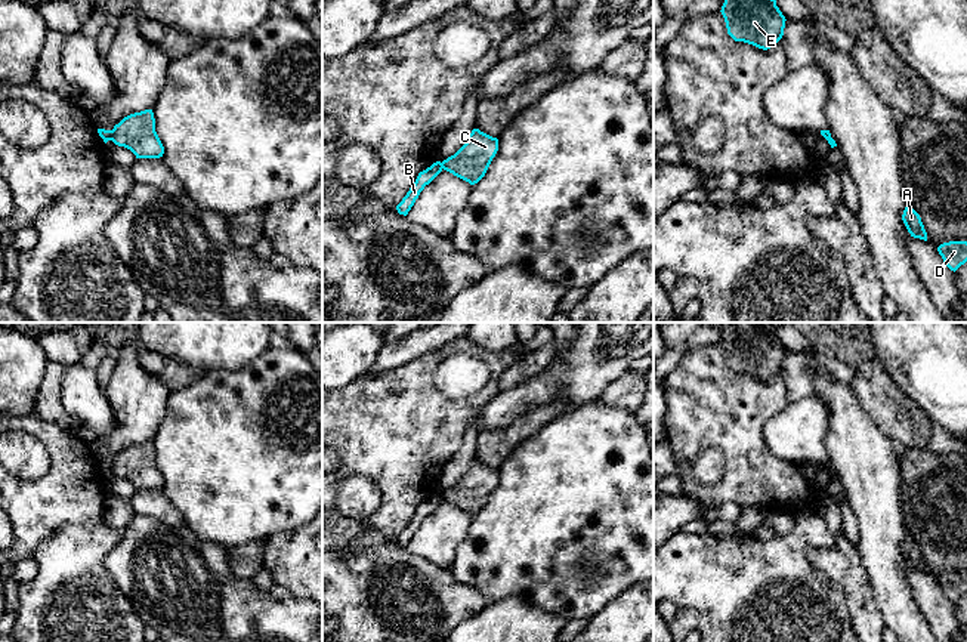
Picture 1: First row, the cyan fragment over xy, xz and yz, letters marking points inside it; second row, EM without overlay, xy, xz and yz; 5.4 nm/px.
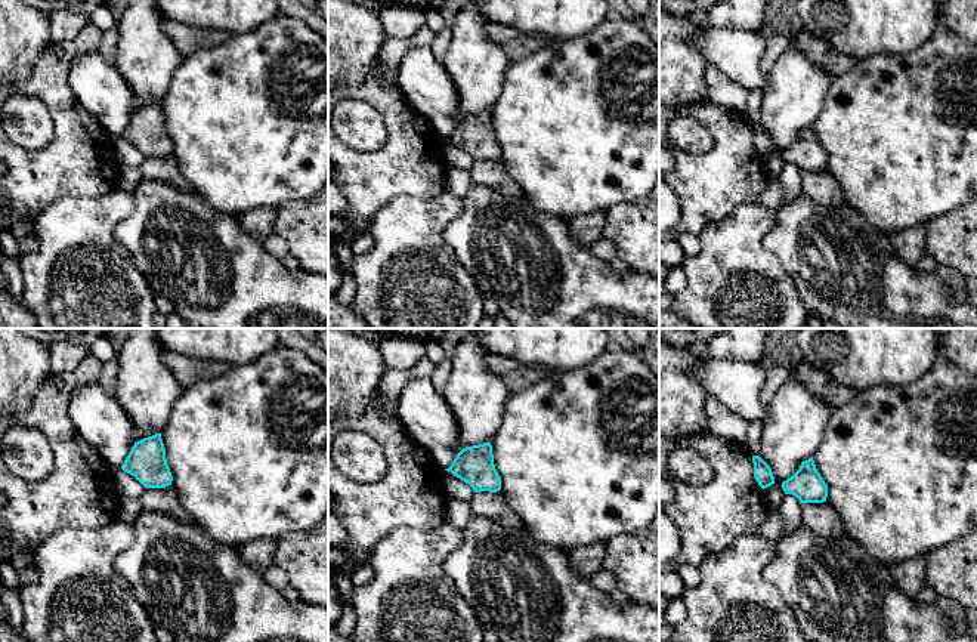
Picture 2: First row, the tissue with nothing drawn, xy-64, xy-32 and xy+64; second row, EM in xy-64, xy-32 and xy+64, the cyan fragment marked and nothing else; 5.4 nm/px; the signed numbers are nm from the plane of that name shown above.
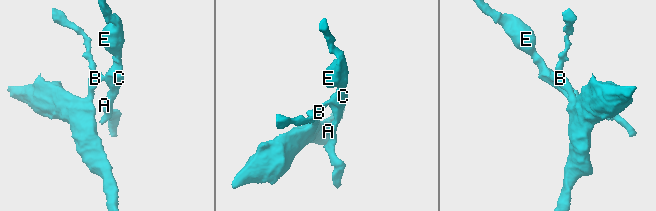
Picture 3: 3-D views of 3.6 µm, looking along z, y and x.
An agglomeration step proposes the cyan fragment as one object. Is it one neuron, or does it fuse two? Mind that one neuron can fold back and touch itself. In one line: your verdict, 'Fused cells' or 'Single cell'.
Fused cells

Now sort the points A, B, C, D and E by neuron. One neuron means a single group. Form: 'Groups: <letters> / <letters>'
Groups: A C D E / B

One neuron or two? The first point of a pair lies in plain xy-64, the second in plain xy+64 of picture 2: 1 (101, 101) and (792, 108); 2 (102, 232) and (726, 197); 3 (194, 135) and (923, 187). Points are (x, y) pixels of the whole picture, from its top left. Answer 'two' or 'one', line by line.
1: two
2: two
3: one

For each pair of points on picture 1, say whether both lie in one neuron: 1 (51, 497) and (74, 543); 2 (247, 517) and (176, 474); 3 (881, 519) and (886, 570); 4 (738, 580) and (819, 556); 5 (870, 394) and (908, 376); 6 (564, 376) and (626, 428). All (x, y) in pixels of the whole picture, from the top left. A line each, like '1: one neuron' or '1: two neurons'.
1: two neurons
2: one neuron
3: one neuron
4: two neurons
5: two neurons
6: two neurons

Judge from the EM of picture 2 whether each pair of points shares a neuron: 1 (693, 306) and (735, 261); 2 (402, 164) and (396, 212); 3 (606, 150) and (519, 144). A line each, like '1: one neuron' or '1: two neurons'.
1: one neuron
2: two neurons
3: one neuron

